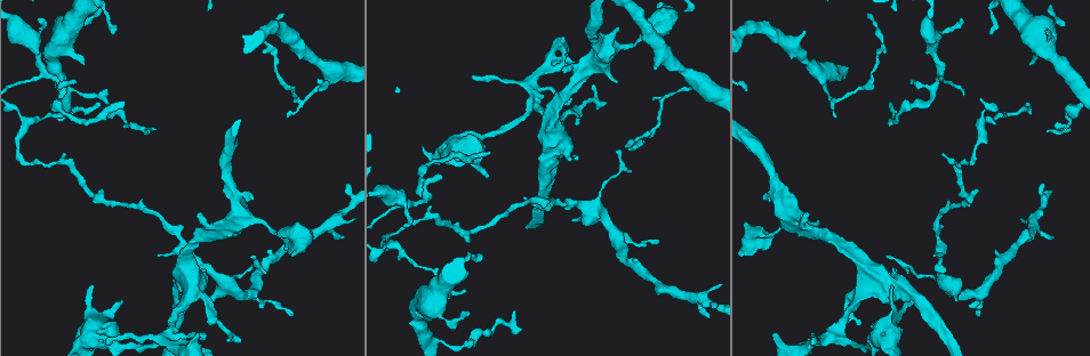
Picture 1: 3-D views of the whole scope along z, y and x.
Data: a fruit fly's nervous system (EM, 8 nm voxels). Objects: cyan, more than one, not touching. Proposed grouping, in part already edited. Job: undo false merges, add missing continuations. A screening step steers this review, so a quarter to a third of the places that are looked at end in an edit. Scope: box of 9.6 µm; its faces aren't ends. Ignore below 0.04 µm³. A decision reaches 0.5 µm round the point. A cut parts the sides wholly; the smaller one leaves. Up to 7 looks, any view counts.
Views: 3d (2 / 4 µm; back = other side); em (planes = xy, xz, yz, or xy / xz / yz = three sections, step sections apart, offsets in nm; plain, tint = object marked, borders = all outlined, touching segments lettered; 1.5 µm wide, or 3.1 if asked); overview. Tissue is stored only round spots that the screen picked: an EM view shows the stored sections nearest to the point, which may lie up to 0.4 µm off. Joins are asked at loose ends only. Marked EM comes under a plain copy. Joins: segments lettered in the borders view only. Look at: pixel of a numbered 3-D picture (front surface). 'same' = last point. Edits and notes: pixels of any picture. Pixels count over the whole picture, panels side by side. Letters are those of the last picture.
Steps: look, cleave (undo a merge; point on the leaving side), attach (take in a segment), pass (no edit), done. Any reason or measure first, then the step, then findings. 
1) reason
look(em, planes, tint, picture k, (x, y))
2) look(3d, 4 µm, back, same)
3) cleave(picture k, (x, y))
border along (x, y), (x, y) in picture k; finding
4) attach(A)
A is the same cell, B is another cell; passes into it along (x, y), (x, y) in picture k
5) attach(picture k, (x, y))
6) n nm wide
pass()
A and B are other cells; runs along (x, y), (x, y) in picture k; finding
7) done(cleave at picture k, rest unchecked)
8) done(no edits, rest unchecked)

sharp bend
look(em, planes, borders, picture 1, (278, 234))

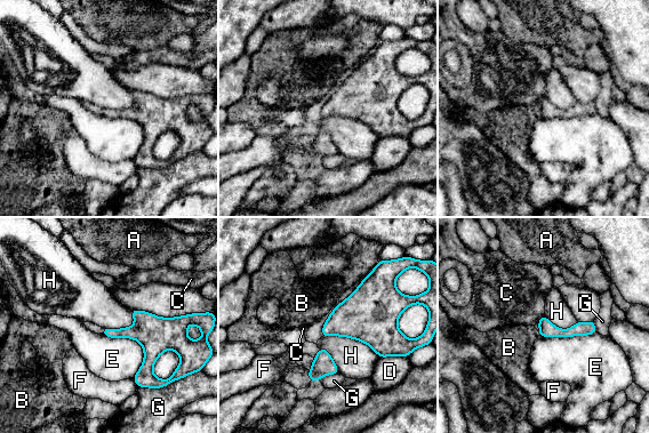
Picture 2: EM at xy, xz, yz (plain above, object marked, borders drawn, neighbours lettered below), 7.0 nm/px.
H touches over 440 nm
pass()
A, B, C, D, E, F, G and H are other cells; runs along (542, 321), (557, 333), (592, 330) in picture 2; all the same neuron

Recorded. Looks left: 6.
tapers out
look(3d, 4 µm, picture 1, (886, 254))

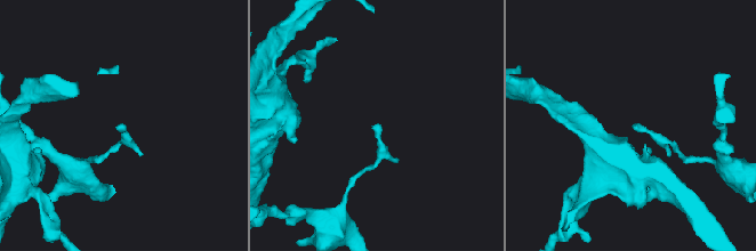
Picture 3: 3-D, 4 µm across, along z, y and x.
shape alone is not enough
look(em, yz, step 4, tint, picture 3, (633, 125))

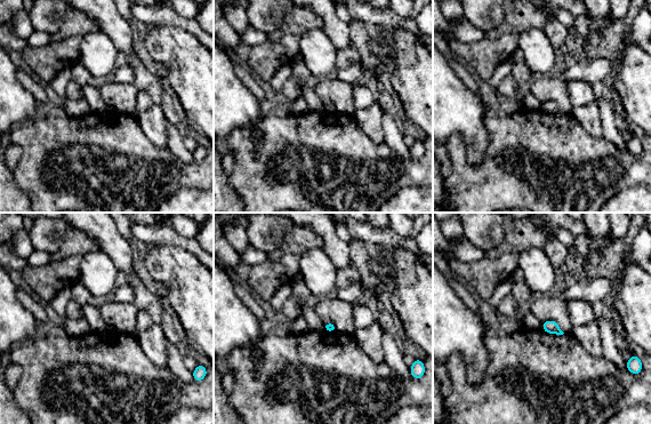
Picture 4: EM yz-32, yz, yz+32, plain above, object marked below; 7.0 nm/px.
cut it another way
look(em, planes, borders, same)

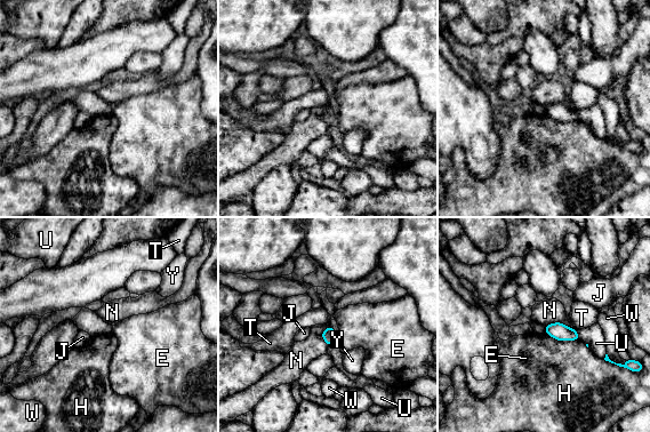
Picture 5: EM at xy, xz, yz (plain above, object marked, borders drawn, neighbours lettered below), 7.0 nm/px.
100 nm wide
pass()
E, H, J, N, T, U, W and Y are other cells; none of them fits

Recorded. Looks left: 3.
an open end
look(3d, 2 µm, picture 1, (258, 307))

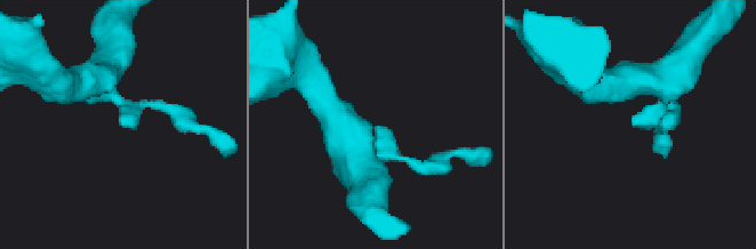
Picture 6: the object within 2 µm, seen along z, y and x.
look(em, xz, step 4, borders, picture 6, (119, 122))

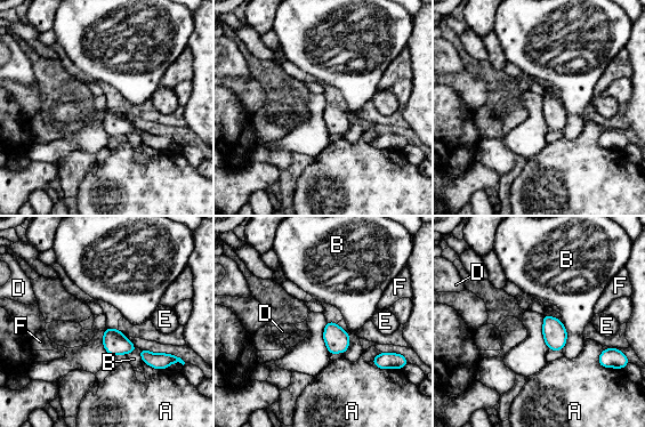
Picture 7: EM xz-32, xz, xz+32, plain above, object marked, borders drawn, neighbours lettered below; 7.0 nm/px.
cut it another way
look(em, planes, borders, same)

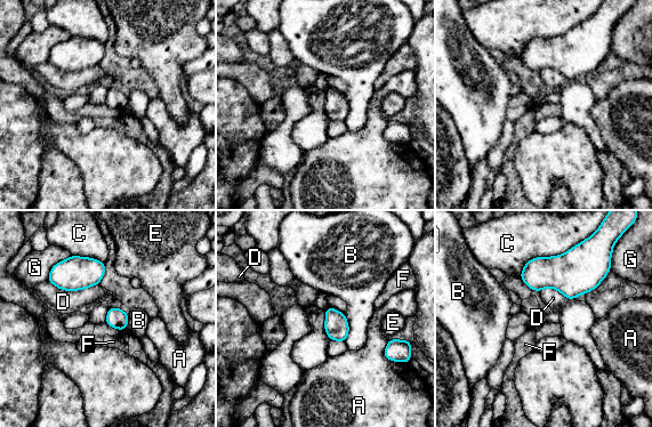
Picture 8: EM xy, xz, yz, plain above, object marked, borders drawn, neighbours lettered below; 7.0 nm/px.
140 nm wide
pass()
A, B, C, D, E, F and G are other cells; border along (126, 328), (121, 330) in picture 8; none of them fits

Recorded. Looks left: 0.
done(no edits, rest unchecked)

